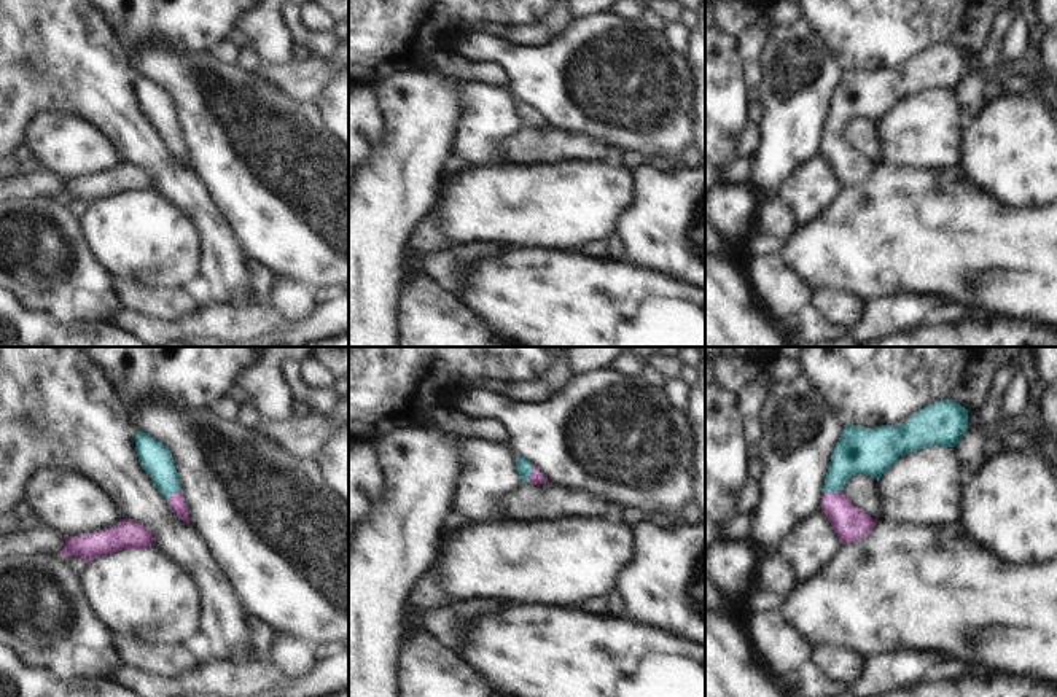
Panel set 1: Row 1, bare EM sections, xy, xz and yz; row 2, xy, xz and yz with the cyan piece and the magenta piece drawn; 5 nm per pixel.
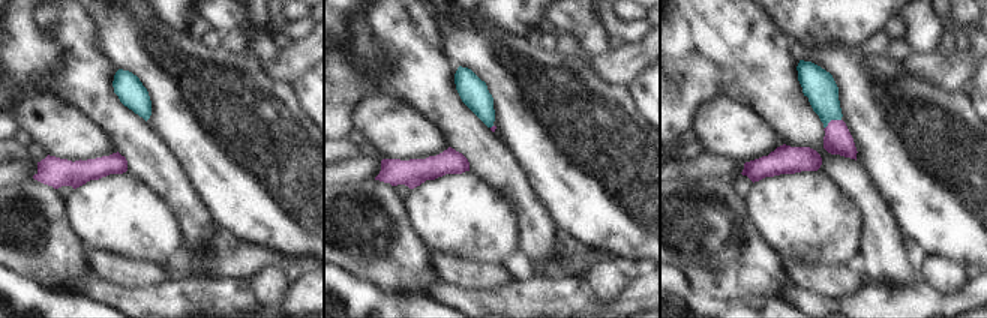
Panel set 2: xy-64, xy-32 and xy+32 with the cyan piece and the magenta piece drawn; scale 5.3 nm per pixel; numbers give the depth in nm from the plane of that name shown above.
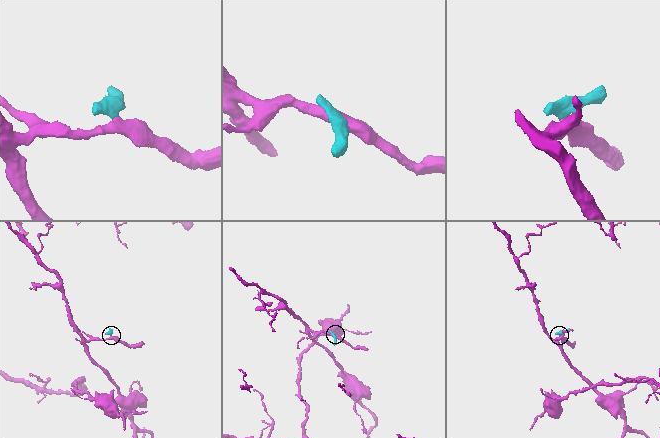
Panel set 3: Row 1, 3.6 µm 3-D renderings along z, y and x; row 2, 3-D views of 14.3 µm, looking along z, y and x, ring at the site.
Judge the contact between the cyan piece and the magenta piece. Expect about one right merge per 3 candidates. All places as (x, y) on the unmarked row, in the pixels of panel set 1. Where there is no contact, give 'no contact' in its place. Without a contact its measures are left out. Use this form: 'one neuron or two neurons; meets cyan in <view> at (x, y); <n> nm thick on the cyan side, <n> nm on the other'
one neuron; meets cyan in xz at (529, 118); 80 nm thick on the cyan side, 60 nm on the other

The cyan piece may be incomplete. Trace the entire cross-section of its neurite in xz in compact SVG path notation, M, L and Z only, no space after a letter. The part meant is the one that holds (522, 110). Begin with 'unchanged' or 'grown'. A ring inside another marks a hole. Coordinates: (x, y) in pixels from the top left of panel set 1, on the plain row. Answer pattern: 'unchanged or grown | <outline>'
grown | M516 99L516 115L519 116L522 127L549 127L548 121L540 116L530 105Z

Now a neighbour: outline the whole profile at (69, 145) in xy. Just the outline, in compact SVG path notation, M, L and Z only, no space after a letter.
M43 113L29 127L33 156L64 180L97 177L124 161L118 146L97 126L72 113Z

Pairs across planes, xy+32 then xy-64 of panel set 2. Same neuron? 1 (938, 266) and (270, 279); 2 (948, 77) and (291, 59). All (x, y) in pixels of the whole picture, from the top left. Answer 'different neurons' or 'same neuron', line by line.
1: same neuron
2: same neuron

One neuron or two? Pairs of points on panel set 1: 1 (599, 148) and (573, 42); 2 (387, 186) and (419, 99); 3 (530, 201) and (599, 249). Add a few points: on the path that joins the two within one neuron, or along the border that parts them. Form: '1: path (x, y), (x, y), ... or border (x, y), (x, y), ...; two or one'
1: border (562, 129), (588, 134), (616, 147); two
2: path (400, 164), (400, 159), (419, 140), (419, 121); one
3: border (605, 241), (591, 241), (570, 249); two

